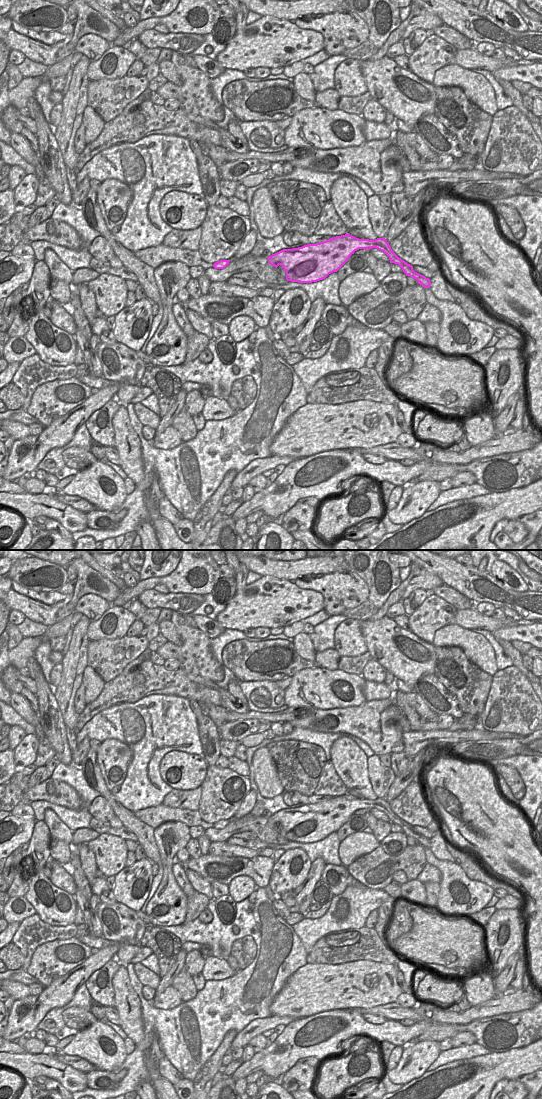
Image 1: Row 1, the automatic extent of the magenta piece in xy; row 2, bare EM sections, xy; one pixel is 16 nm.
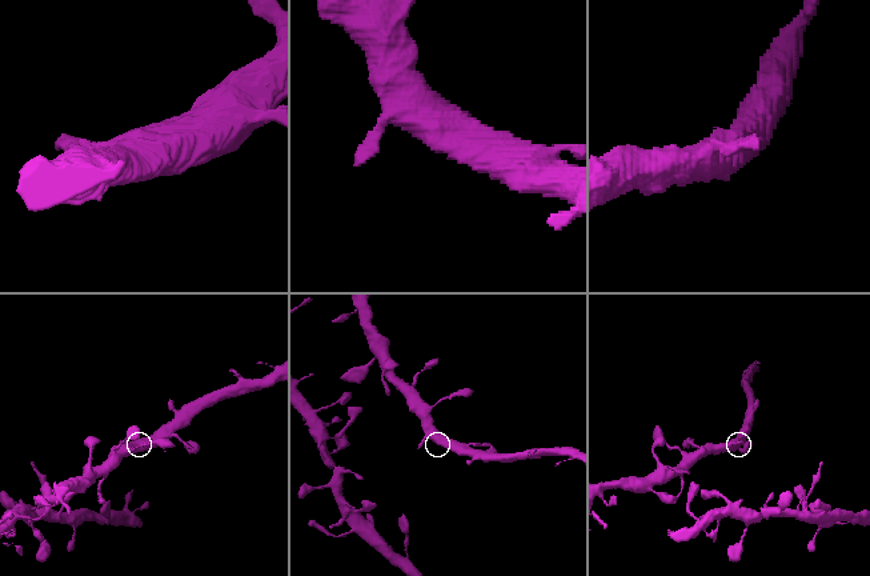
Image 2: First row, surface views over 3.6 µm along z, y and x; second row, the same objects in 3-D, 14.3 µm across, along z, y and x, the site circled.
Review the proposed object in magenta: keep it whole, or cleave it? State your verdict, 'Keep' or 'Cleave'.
Keep.

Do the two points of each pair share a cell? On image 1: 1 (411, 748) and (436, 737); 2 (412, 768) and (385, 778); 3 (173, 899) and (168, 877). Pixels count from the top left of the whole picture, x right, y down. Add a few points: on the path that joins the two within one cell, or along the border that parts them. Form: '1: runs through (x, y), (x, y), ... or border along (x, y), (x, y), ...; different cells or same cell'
1: runs through (417, 742), (420, 739), (430, 737); same cell
2: border along (395, 776), (384, 797); different cells
3: runs through (168, 894), (168, 882); same cell

